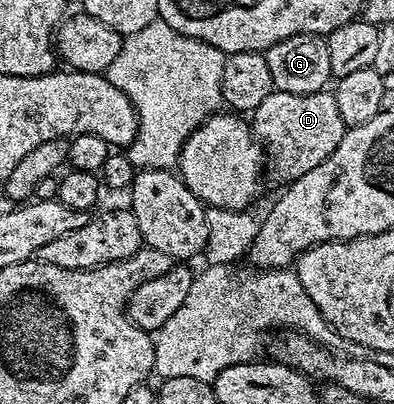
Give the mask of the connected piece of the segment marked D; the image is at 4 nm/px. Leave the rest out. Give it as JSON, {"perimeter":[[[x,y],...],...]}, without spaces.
{"perimeter":[[[274,90],[259,102],[257,109],[251,113],[251,127],[258,141],[263,142],[263,152],[267,157],[268,167],[284,182],[292,182],[307,174],[307,170],[315,170],[333,153],[335,146],[345,137],[347,125],[339,115],[339,106],[335,106],[332,91],[322,90],[311,94],[287,94]]]}

